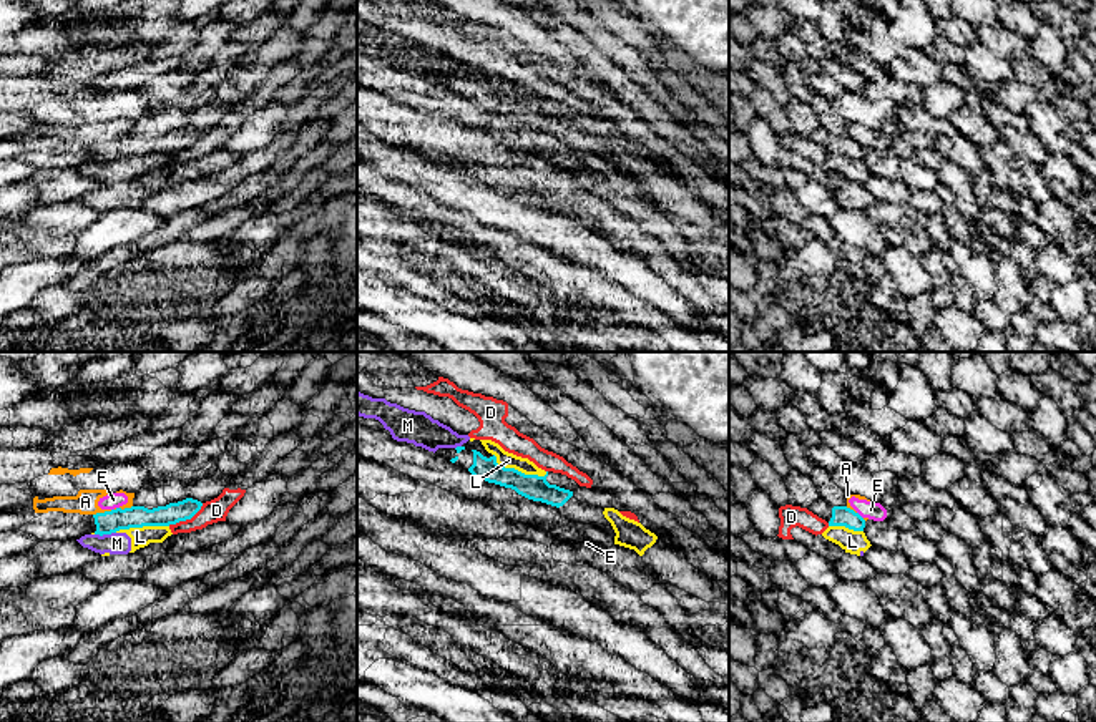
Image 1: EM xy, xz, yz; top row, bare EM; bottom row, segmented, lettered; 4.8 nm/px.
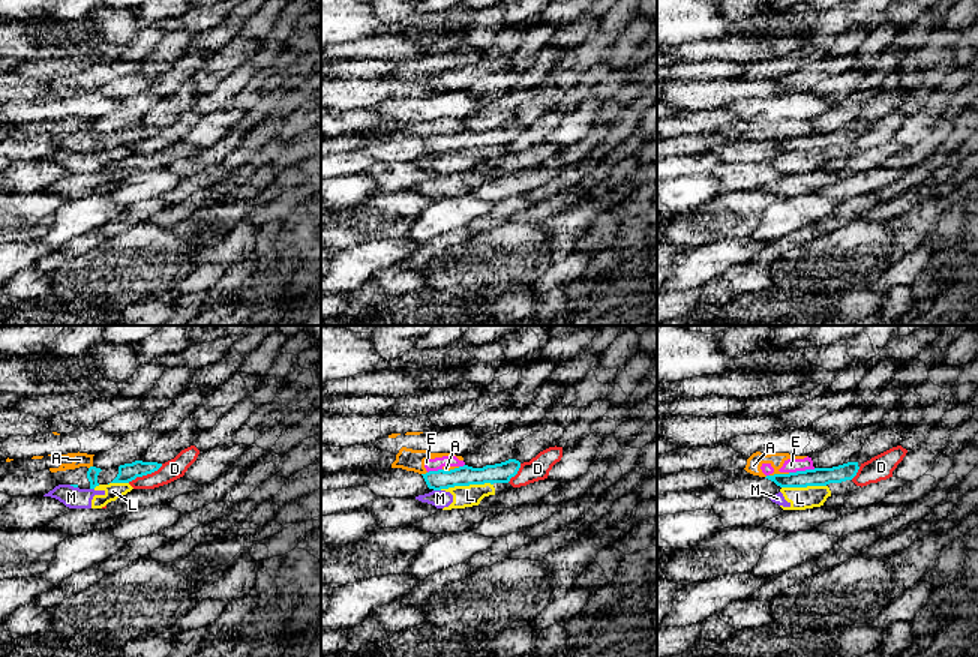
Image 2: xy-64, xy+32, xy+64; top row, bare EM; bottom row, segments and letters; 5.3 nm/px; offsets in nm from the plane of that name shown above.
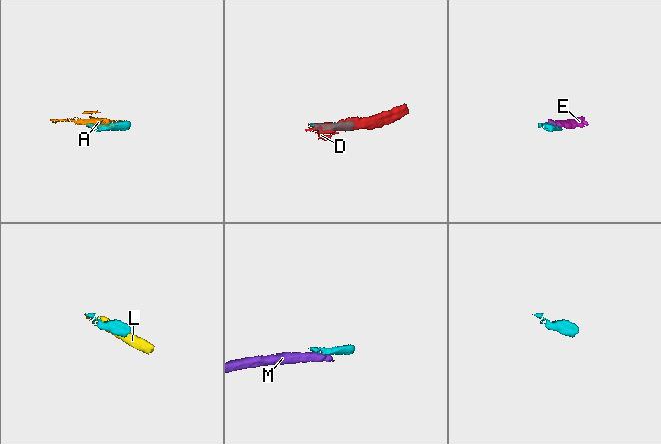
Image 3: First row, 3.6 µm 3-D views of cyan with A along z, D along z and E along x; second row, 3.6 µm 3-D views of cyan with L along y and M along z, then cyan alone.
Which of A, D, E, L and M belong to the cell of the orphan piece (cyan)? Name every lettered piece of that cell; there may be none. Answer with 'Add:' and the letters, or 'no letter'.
Add: no letter

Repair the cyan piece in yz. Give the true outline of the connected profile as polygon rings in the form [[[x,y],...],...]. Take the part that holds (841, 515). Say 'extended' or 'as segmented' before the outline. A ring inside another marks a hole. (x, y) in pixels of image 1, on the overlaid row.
extended; [[[824,500],[814,501],[807,506],[809,511],[825,520],[829,526],[845,526],[854,531],[864,531],[865,520],[847,506],[830,506]]]

